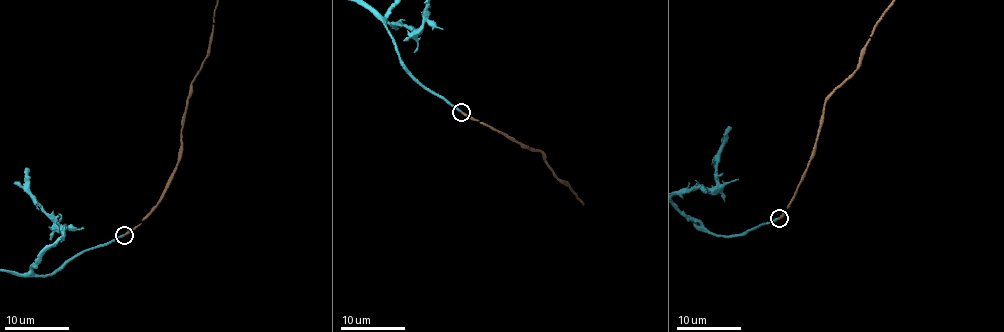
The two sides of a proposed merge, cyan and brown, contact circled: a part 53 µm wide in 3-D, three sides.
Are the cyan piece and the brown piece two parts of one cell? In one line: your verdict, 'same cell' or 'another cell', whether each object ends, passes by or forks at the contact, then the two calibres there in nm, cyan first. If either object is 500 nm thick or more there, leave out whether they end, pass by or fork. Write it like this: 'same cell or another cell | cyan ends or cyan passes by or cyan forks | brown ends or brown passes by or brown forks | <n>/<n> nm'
same cell | cyan ends | brown ends | 240/280 nm

